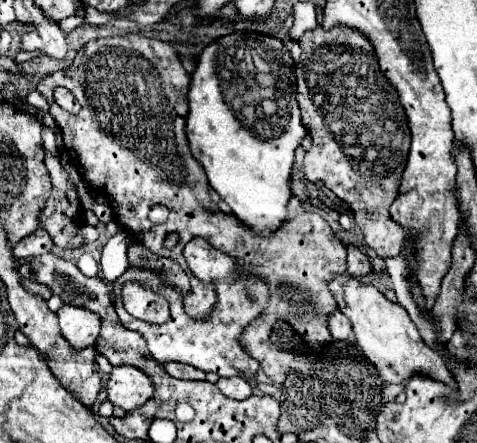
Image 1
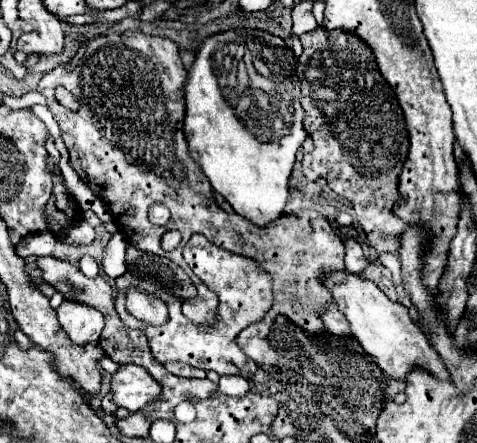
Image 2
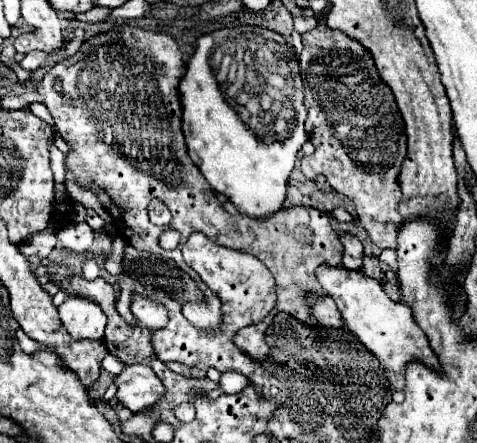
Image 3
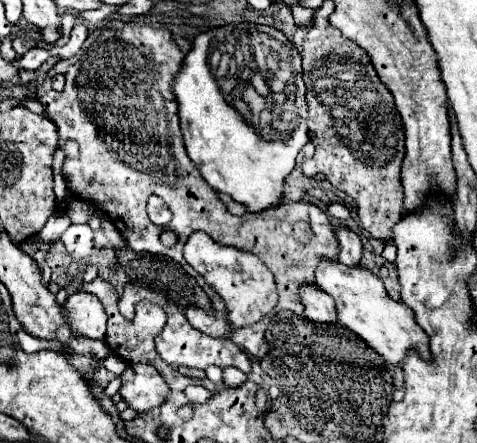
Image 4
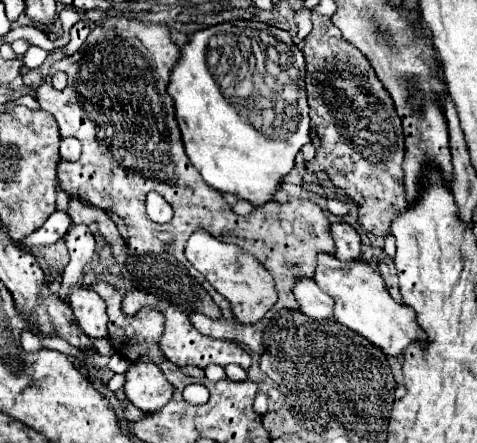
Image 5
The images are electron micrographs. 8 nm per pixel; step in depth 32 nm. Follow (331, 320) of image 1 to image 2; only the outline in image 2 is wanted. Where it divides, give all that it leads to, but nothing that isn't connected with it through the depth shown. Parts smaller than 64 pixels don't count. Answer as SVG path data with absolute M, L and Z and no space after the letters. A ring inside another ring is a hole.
M332 302L328 308L324 308L324 310L320 312L320 318L324 320L324 326L326 326L328 332L338 334L338 336L342 336L342 334L350 334L348 322L344 320L344 314L338 312L338 308L336 308L334 302Z

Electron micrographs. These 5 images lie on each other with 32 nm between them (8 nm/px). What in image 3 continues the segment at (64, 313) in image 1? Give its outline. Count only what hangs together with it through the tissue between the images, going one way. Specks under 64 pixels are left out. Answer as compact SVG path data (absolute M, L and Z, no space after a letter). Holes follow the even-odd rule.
M68 296L64 304L58 306L58 312L62 324L72 334L74 340L82 338L102 340L106 328L106 316L94 300L86 296Z

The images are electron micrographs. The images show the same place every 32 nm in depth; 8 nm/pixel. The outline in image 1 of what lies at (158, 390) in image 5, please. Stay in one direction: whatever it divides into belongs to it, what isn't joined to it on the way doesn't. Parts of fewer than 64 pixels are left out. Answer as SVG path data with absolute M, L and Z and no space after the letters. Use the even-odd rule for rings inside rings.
M116 366L108 380L108 398L114 406L136 410L144 406L156 392L154 382L136 366Z

